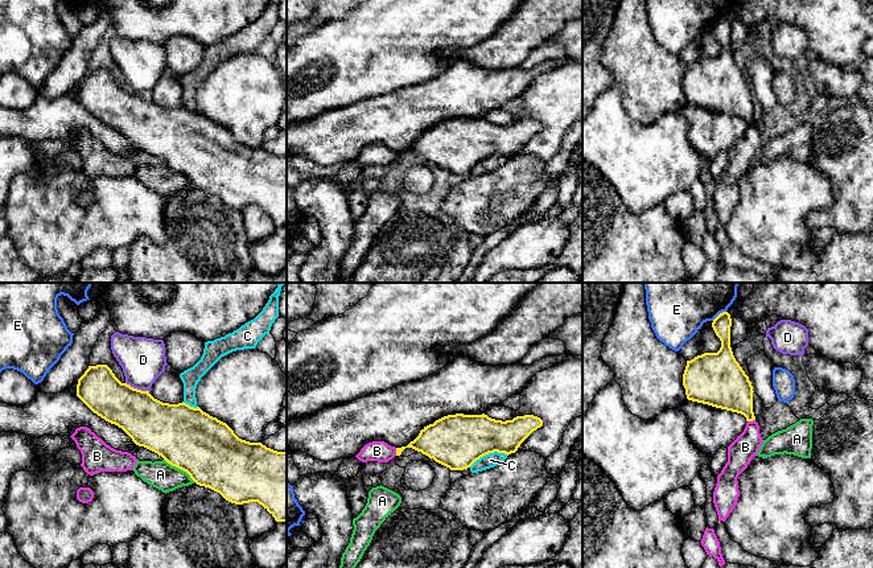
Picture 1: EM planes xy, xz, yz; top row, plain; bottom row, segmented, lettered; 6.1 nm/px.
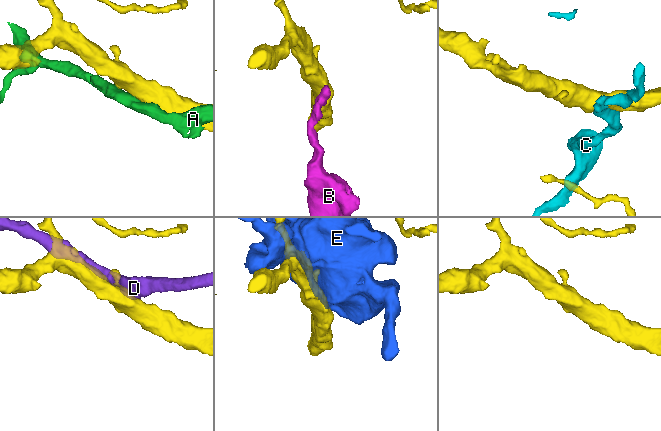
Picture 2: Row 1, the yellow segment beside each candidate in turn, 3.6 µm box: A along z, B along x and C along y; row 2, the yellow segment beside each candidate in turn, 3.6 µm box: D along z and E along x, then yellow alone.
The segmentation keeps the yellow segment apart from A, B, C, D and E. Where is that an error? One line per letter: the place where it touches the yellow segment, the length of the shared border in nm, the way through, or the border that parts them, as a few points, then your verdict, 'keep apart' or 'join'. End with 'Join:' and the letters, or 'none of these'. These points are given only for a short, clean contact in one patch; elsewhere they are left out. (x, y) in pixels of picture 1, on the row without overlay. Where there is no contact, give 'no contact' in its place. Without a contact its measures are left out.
A: meets yellow in xy at (180, 172); contact 240 nm long; keep apart
B: meets yellow in xz at (396, 156); contact 50 nm long; border along xz (395, 152), (396, 159); keep apart
C: meets yellow in xz at (488, 157); contact 260 nm long; keep apart
D: meets yellow in xy at (136, 93); contact 160 nm long; keep apart
E: meets yellow in yz at (720, 17); contact 110 nm long; keep apart
Join: none of these

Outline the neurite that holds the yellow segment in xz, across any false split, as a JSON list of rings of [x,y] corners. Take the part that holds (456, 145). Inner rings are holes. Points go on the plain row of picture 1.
[[[485,118],[448,119],[424,131],[407,151],[396,152],[396,160],[405,152],[412,152],[450,174],[464,174],[489,157],[515,157],[541,129],[543,124],[534,119],[506,125]]]

